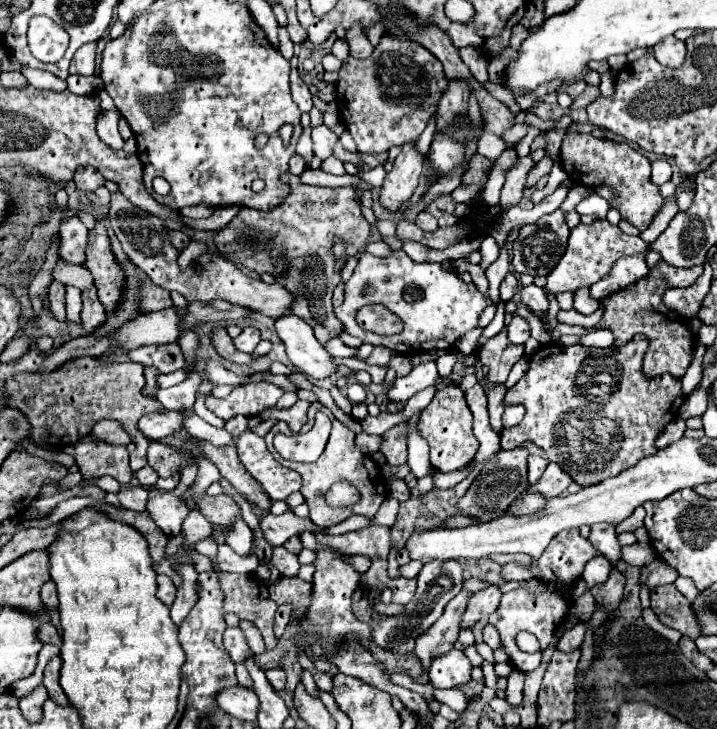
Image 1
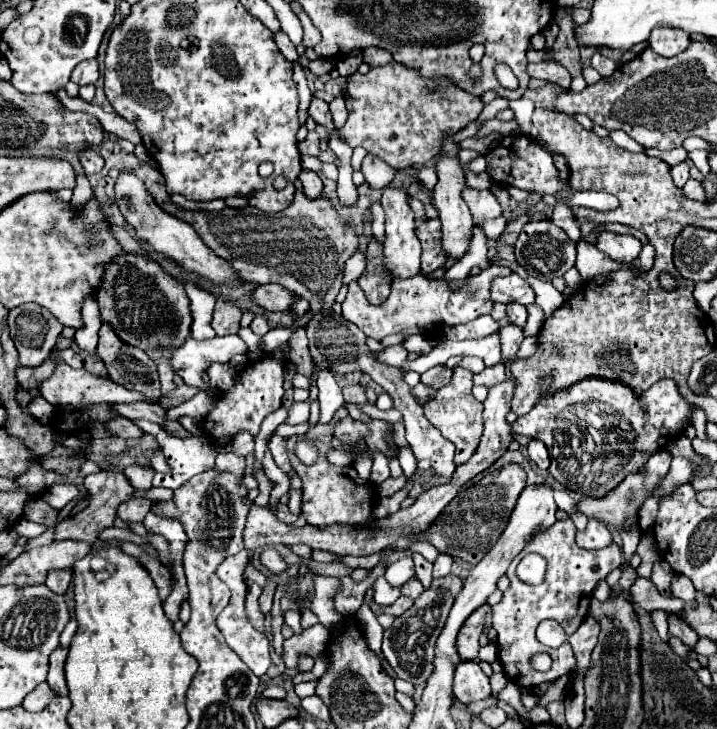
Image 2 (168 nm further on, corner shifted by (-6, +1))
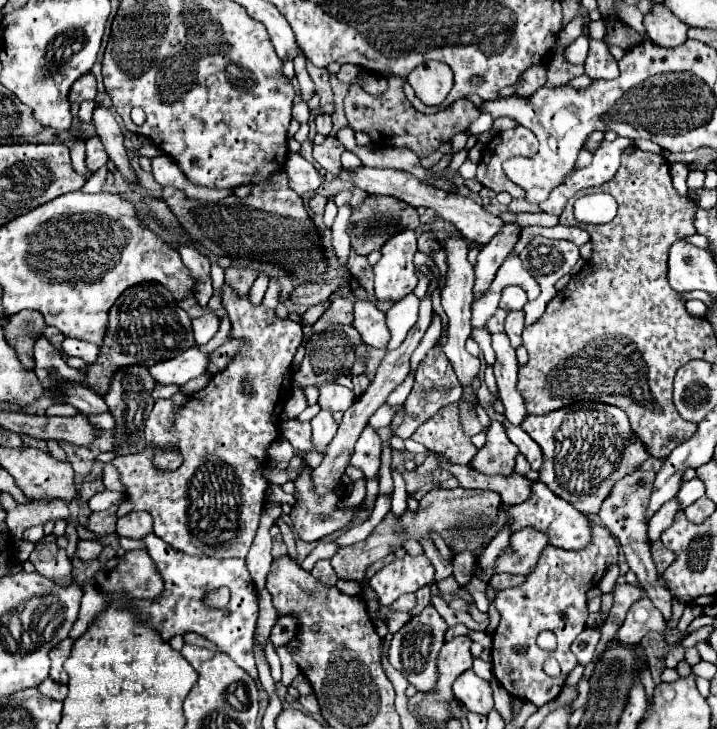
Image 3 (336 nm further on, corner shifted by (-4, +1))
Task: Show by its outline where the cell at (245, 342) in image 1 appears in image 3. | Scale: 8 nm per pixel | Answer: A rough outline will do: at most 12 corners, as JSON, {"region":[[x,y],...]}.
{"region":[[191,346],[149,370],[159,384],[179,384],[207,372],[209,352]]}

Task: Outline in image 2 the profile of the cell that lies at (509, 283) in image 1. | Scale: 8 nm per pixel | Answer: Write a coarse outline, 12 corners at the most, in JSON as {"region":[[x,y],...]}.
{"region":[[507,304],[507,318],[515,326],[525,326],[527,308]]}

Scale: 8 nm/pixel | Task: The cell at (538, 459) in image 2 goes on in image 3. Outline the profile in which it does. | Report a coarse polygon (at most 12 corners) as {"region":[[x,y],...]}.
{"region":[[507,426],[509,440],[533,470],[543,464],[539,444],[519,426]]}

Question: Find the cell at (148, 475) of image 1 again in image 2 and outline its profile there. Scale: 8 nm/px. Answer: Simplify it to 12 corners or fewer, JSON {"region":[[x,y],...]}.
{"region":[[127,466],[123,474],[135,490],[149,490],[153,468]]}

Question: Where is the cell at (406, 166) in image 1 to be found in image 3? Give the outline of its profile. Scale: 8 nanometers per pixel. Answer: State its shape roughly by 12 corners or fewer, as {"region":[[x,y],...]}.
{"region":[[415,230],[393,234],[373,266],[375,298],[417,286]]}

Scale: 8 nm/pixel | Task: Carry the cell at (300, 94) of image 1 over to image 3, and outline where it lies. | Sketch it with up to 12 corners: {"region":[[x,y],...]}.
{"region":[[319,114],[315,118],[317,132],[329,136],[333,130],[331,116]]}

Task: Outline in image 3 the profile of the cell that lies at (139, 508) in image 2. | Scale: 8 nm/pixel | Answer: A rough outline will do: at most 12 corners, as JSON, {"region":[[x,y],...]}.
{"region":[[129,512],[117,520],[117,534],[143,538],[153,530],[147,512]]}

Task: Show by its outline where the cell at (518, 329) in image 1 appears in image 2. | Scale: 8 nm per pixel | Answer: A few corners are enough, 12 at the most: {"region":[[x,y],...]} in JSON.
{"region":[[507,324],[499,330],[501,358],[513,360],[521,342],[523,330]]}

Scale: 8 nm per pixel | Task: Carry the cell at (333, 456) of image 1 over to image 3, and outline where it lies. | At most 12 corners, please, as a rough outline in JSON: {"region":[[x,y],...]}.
{"region":[[305,464],[295,482],[291,524],[317,542],[353,522],[335,492],[317,494]]}

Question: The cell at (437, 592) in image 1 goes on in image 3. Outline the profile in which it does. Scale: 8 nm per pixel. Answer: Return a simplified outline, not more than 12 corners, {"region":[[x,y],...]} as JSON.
{"region":[[429,604],[389,646],[389,662],[433,692],[447,622]]}

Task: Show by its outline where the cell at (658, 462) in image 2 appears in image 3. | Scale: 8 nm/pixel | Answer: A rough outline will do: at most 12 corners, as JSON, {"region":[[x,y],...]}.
{"region":[[635,470],[601,504],[603,526],[669,622],[671,594],[657,584],[647,512],[655,472]]}

